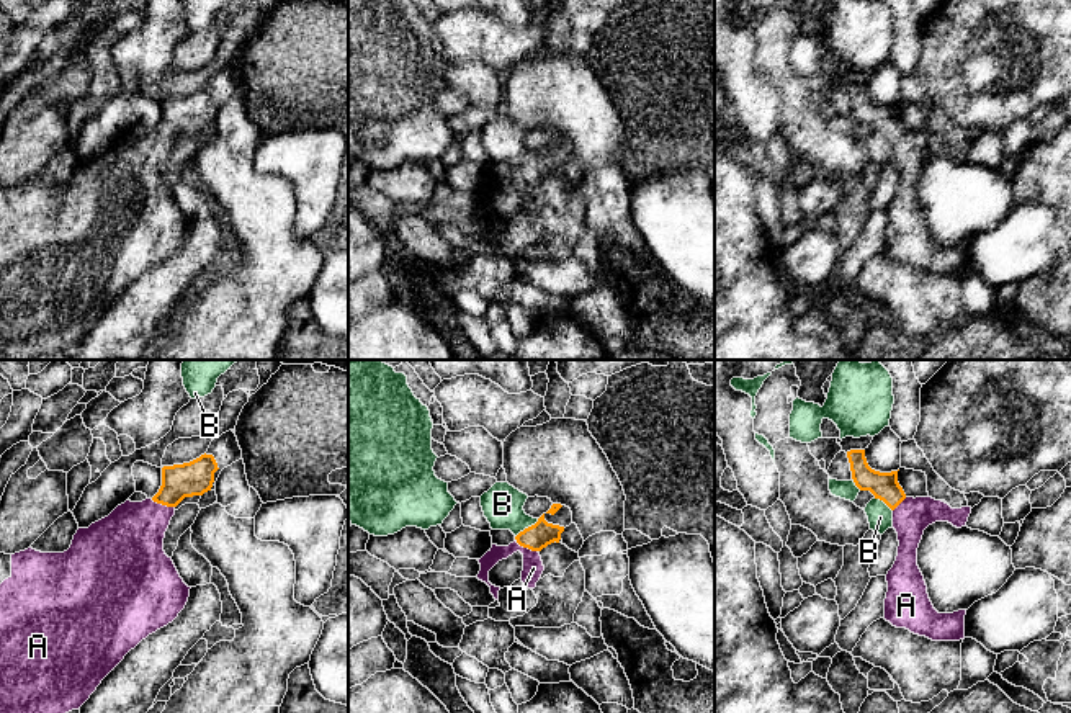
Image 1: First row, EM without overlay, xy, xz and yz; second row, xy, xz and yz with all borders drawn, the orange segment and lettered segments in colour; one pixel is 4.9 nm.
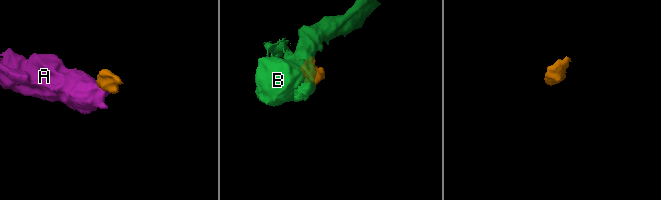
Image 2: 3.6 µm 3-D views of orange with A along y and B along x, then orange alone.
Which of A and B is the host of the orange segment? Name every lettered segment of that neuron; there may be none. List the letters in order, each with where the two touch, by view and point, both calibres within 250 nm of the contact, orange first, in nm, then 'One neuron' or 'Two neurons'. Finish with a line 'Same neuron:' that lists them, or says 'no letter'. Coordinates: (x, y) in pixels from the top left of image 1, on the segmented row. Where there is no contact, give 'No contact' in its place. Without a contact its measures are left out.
A: Touches orange at xz (525, 547). Thickness 130 nm (orange) against 100 nm. One neuron
B: Touches orange at xz (528, 527). Thickness 130 nm (orange) against 200 nm. Two neurons
Same neuron: A

